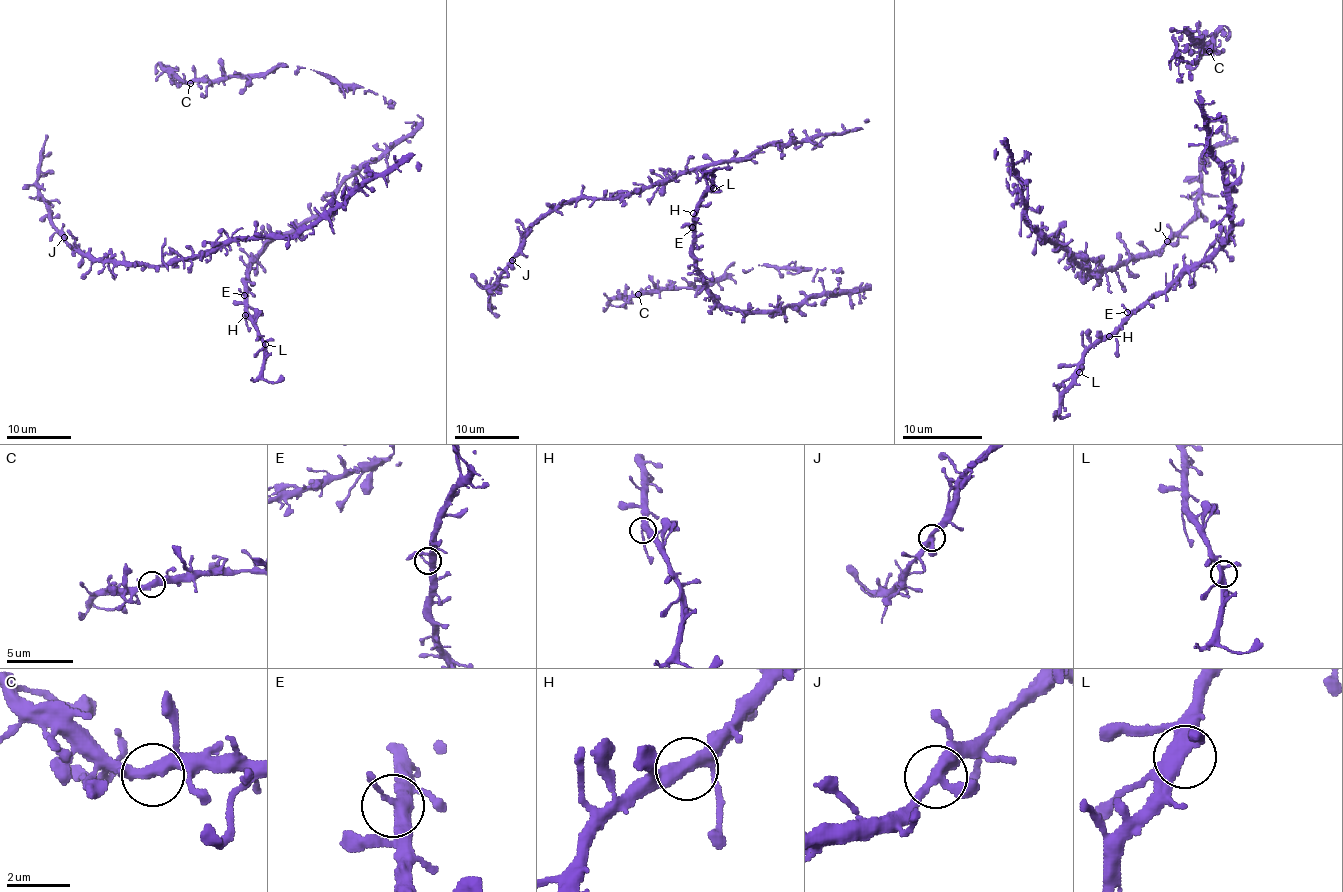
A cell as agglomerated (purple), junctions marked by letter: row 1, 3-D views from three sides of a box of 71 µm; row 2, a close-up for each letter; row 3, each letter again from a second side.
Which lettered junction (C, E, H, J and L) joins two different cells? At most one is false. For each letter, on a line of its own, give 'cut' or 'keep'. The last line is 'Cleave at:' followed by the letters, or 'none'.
C: keep
E: keep
H: keep
J: keep
L: keep
Cleave at: none

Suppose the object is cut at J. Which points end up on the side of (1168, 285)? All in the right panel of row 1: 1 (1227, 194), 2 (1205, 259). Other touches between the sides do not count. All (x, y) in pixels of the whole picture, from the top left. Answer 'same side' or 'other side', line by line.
1: same side
2: same side

